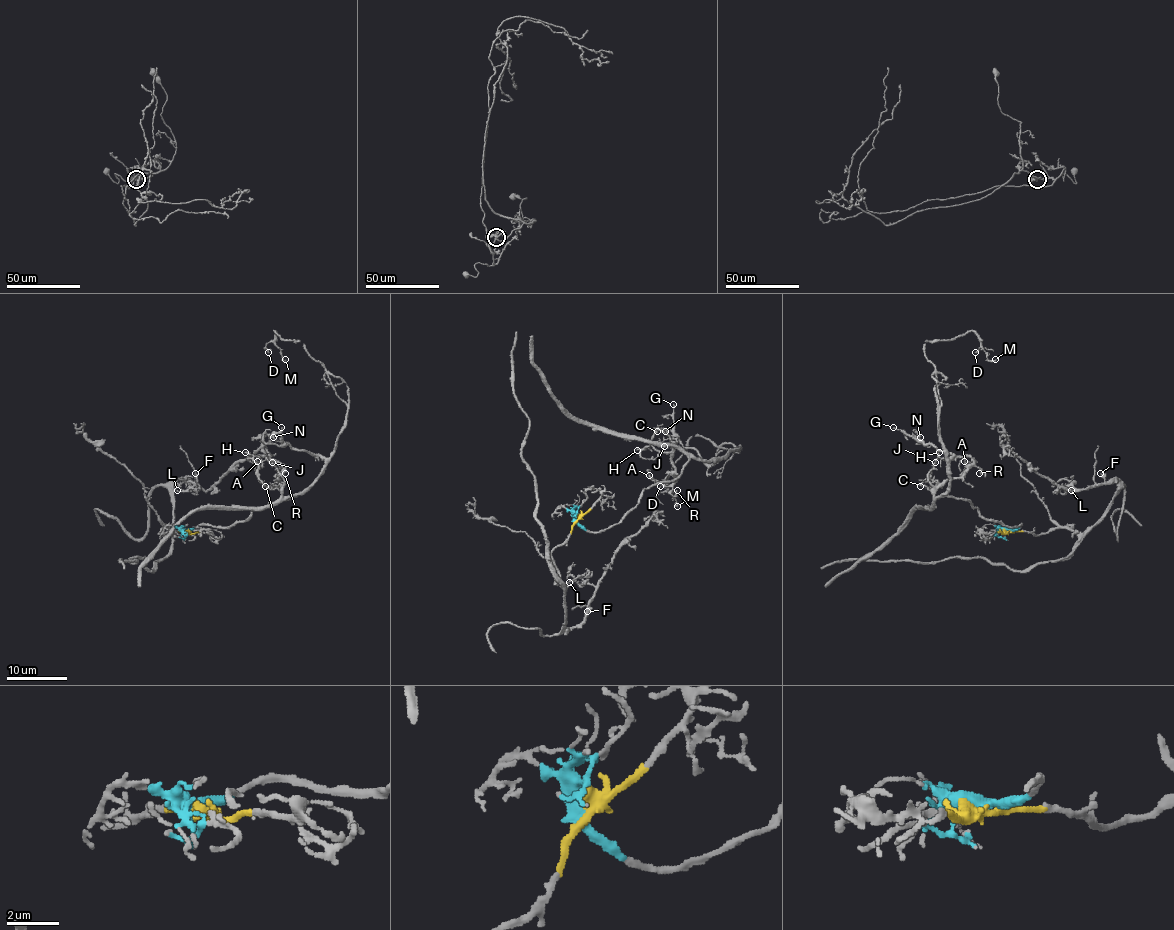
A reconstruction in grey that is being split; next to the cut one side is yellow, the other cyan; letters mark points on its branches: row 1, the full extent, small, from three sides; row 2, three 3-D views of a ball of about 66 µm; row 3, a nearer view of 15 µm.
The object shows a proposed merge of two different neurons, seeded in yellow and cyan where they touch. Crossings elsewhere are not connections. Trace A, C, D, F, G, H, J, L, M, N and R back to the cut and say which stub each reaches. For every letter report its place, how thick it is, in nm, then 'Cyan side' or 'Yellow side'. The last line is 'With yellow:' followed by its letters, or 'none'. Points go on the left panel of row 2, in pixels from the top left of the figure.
A: Place: (257, 461). Thickness 240 nm. Cyan side
C: Place: (265, 486). Thickness 120 nm. Cyan side
D: Place: (268, 352). Thickness 150 nm. Cyan side
F: Place: (195, 473). Thickness 260 nm. Yellow side
G: Place: (281, 427). Thickness 160 nm. Cyan side
H: Place: (245, 452). Thickness 180 nm. Cyan side
J: Place: (272, 462). Thickness 100 nm. Cyan side
L: Place: (177, 490). Thickness 160 nm. Yellow side
M: Place: (285, 359). Thickness 200 nm. Cyan side
N: Place: (273, 437). Thickness 260 nm. Cyan side
R: Place: (285, 473). Thickness 200 nm. Cyan side
With yellow: F, L

